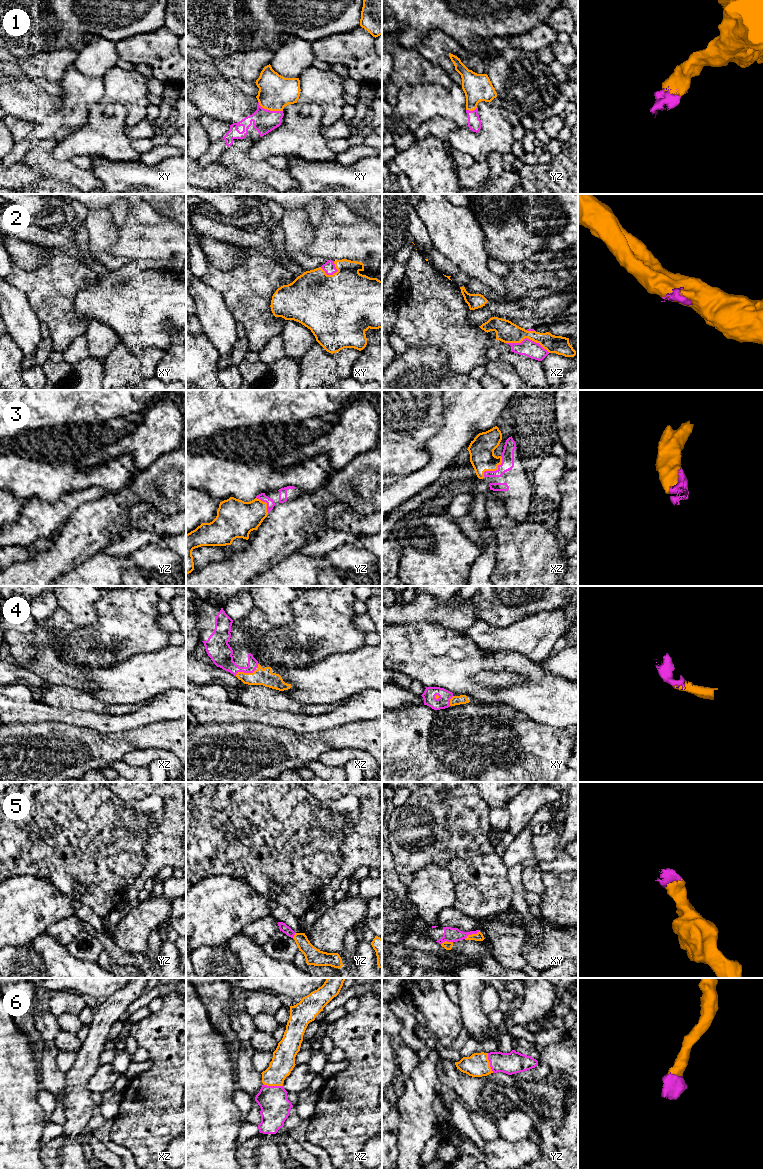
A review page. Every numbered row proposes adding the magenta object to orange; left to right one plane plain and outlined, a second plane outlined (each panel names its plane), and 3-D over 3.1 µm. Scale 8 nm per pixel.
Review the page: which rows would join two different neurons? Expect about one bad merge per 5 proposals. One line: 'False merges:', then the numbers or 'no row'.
False merges: 2

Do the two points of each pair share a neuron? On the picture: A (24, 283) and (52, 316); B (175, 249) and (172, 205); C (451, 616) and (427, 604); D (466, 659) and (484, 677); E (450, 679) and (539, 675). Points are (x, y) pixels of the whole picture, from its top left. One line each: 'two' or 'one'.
A: one
B: two
C: one
D: two
E: one

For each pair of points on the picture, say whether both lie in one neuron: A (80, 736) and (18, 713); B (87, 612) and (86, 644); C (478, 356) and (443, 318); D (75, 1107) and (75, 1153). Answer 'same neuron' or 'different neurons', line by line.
A: different neurons
B: different neurons
C: same neuron
D: same neuron

